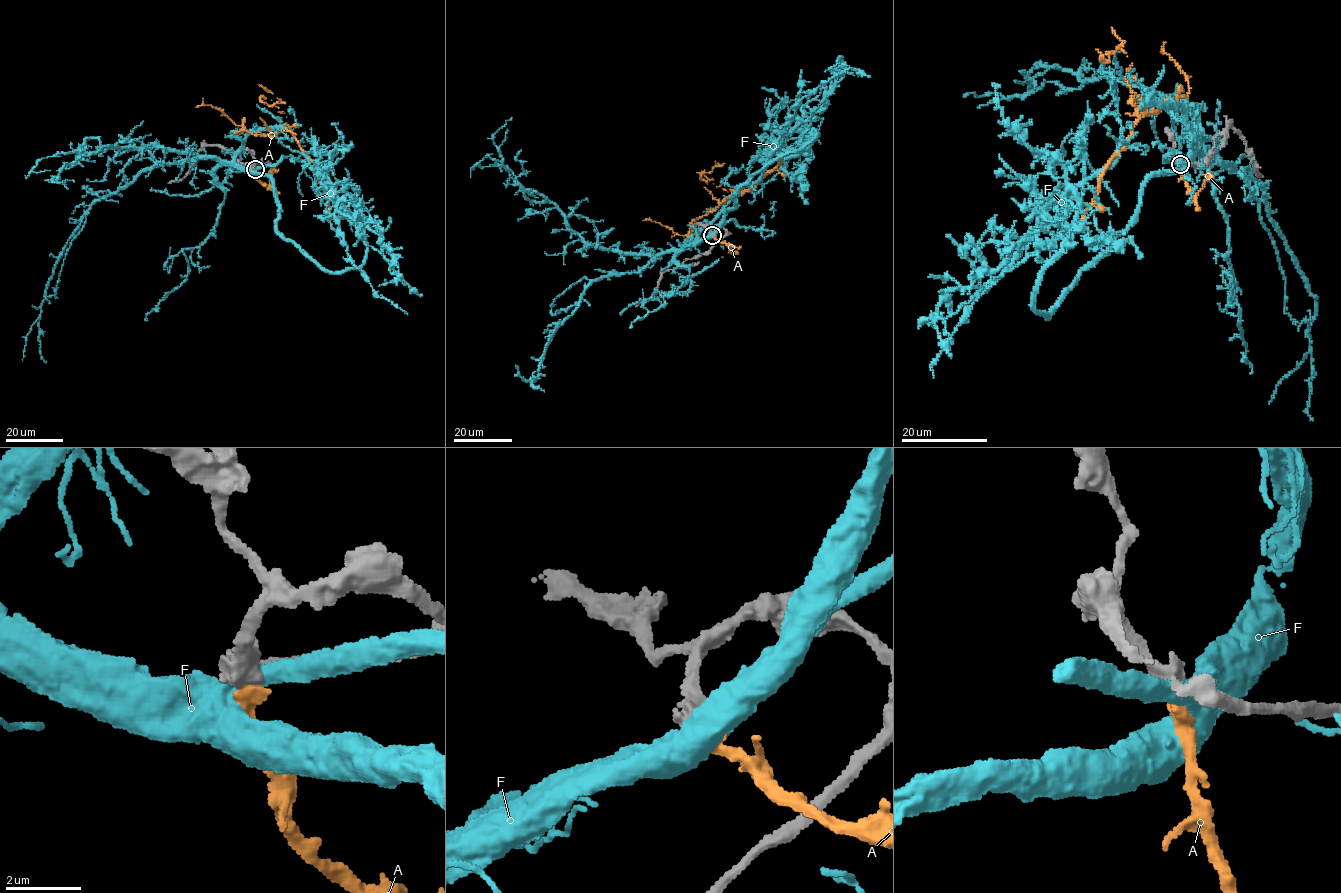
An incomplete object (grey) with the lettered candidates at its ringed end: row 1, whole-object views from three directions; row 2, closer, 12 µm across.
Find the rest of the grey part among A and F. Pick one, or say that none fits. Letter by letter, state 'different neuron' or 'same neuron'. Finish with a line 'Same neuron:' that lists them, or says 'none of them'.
A: same neuron
F: different neuron
Same neuron: A

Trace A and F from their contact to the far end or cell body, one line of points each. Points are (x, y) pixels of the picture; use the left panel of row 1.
A: (254, 169), (256, 136), (290, 131), (319, 172), (320, 186), (328, 200), (330, 221)
F: (255, 167), (277, 231), (311, 259), (336, 272), (365, 258), (332, 185), (421, 295)

